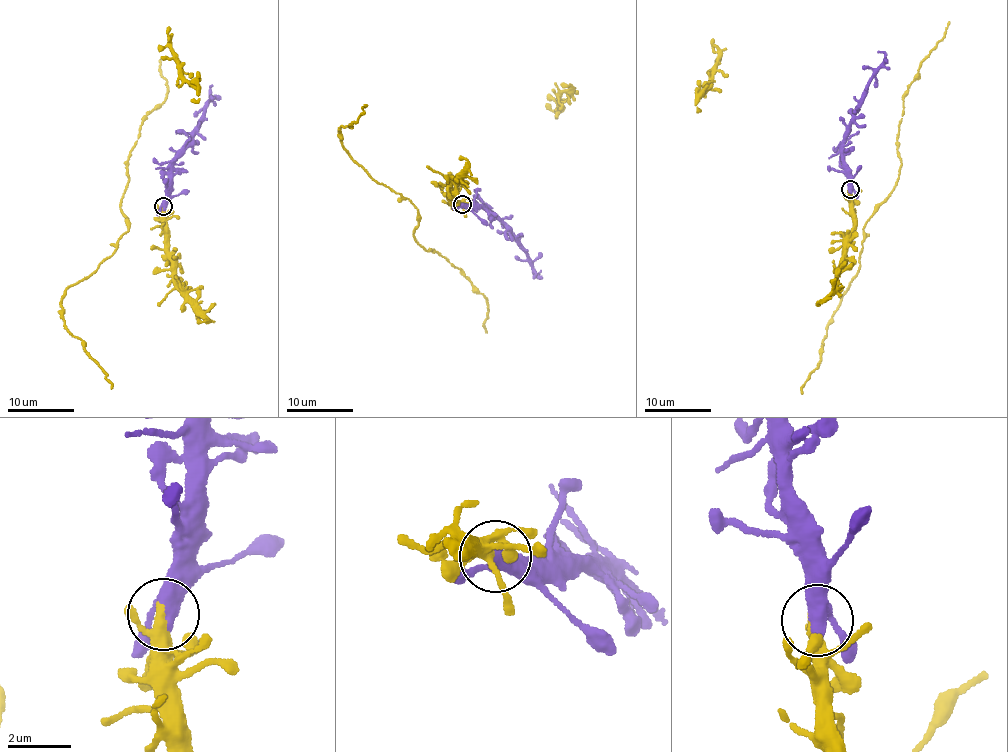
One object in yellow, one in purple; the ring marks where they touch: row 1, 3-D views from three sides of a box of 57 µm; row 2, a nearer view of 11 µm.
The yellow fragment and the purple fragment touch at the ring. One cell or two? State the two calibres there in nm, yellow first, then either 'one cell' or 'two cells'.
calibres 320 and 440 nm; one cell

